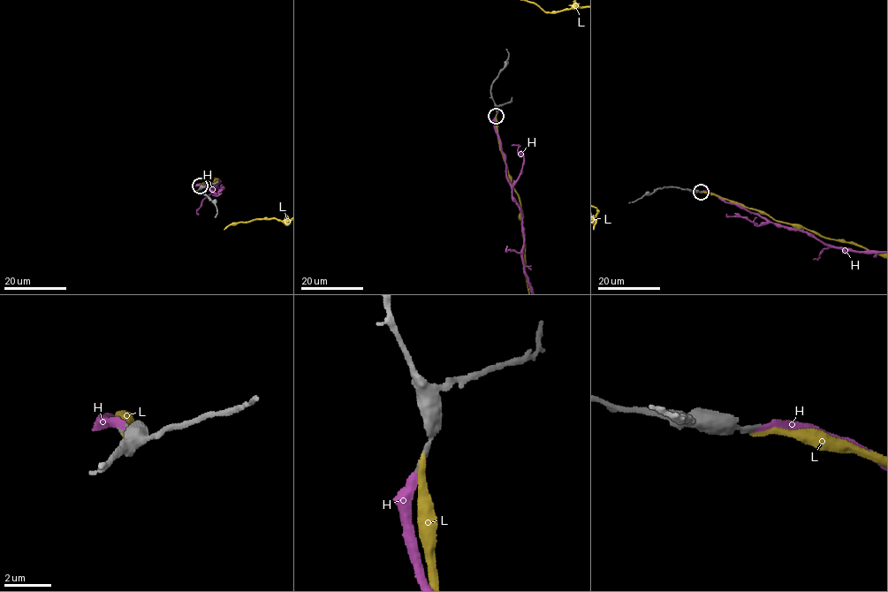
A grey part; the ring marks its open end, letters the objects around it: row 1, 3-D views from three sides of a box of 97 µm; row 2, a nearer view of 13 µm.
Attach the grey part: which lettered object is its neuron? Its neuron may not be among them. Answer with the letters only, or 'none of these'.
H

